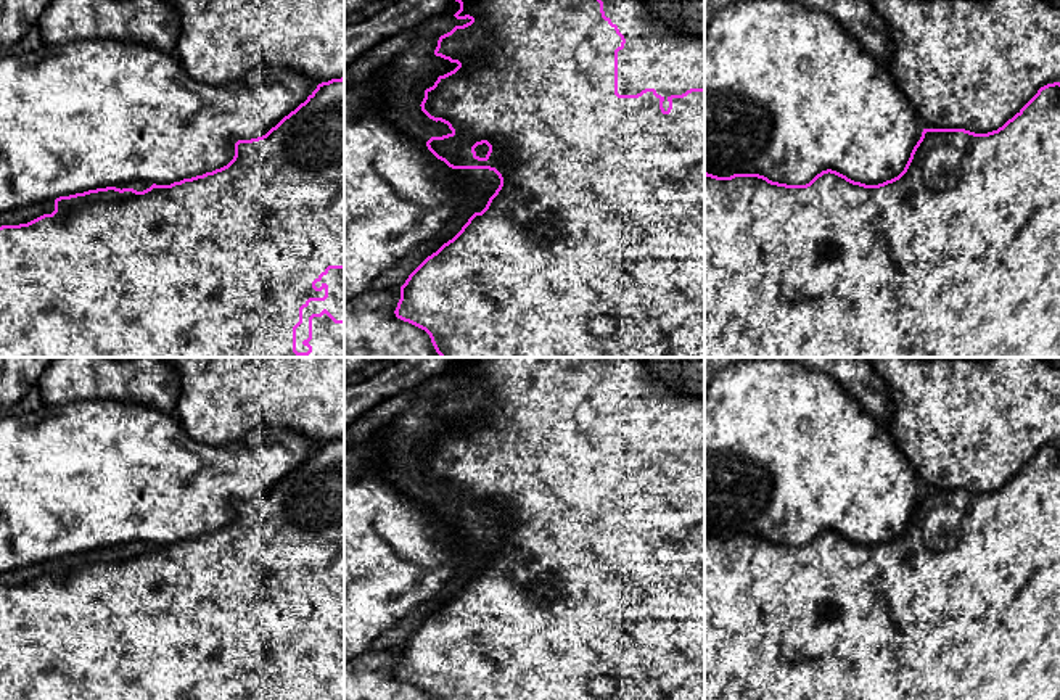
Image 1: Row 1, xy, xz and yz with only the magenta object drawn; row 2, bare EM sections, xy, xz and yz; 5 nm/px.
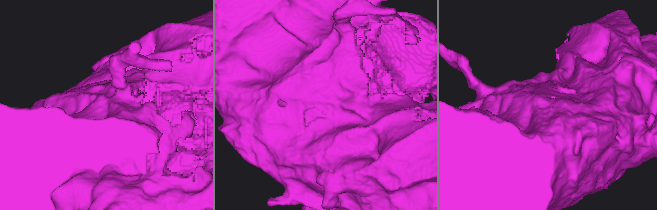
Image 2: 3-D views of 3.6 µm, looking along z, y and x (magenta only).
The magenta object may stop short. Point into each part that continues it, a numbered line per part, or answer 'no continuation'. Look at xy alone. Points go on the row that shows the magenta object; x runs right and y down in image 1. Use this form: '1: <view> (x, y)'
1: xy (137, 185)
2: xy (335, 279)

